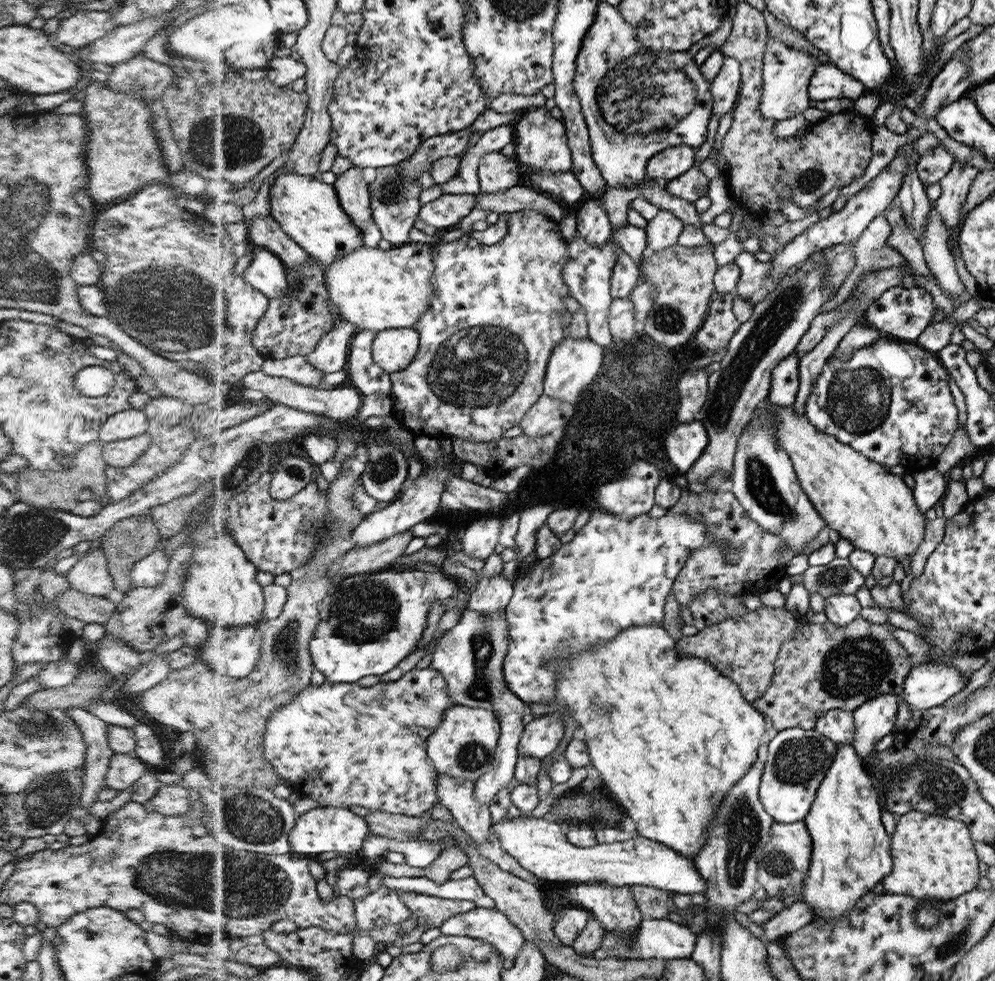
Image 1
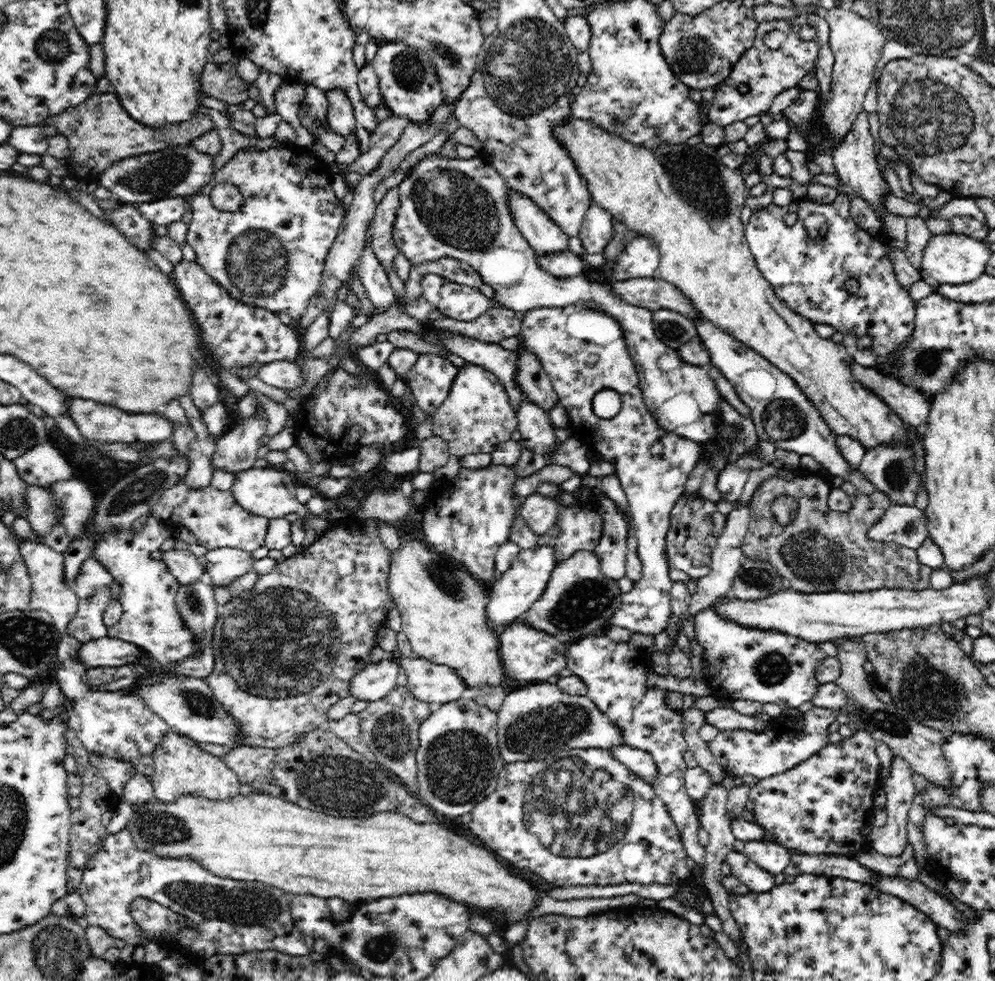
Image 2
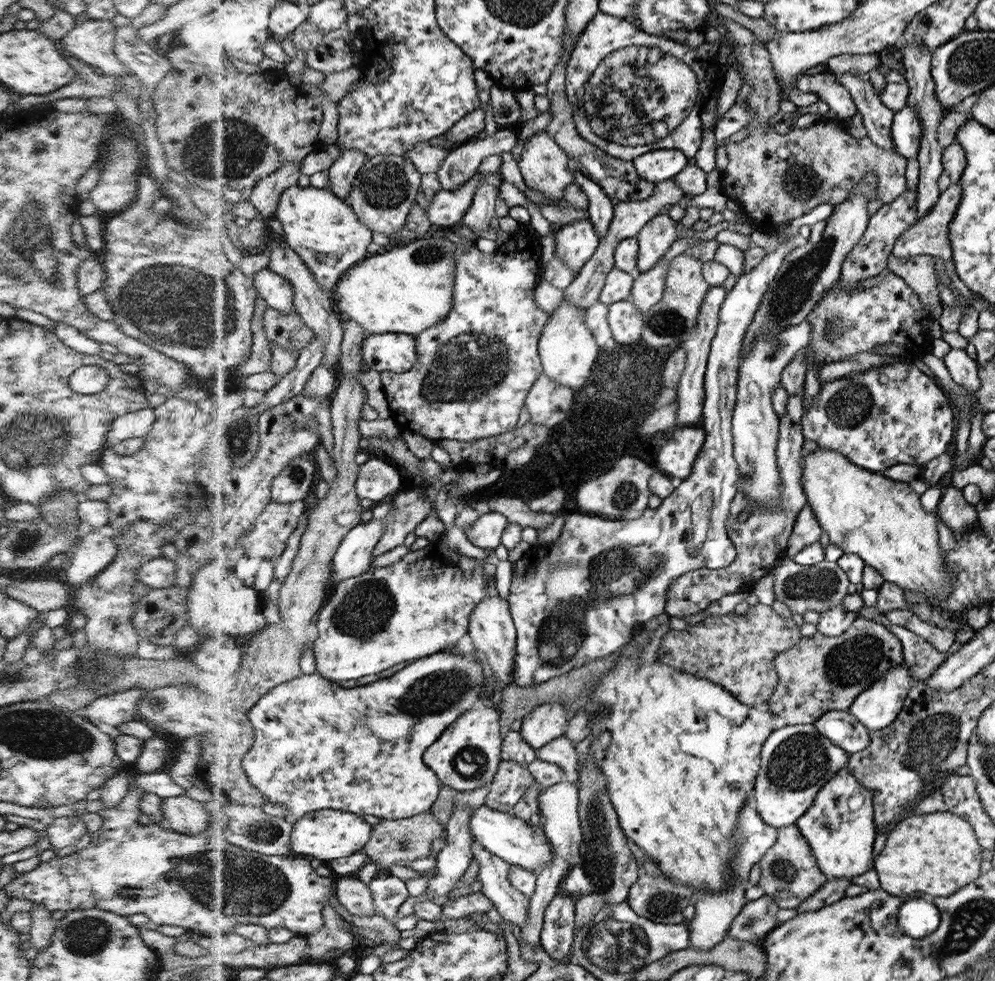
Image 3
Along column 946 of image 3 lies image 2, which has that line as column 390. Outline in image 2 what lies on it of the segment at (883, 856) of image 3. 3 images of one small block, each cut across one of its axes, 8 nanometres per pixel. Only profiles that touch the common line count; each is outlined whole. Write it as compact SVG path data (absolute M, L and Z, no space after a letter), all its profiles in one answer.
M254 791L248 796L238 794L224 800L182 794L174 802L155 800L137 805L126 828L142 850L164 858L190 857L218 877L262 881L290 896L307 894L323 899L338 897L349 902L365 902L404 894L438 893L469 907L502 908L510 912L510 920L516 922L529 917L542 892L532 882L514 876L500 860L496 862L494 852L474 846L443 825L416 823L401 811L378 812L368 818L346 818L326 814L323 810L310 810L263 791Z

